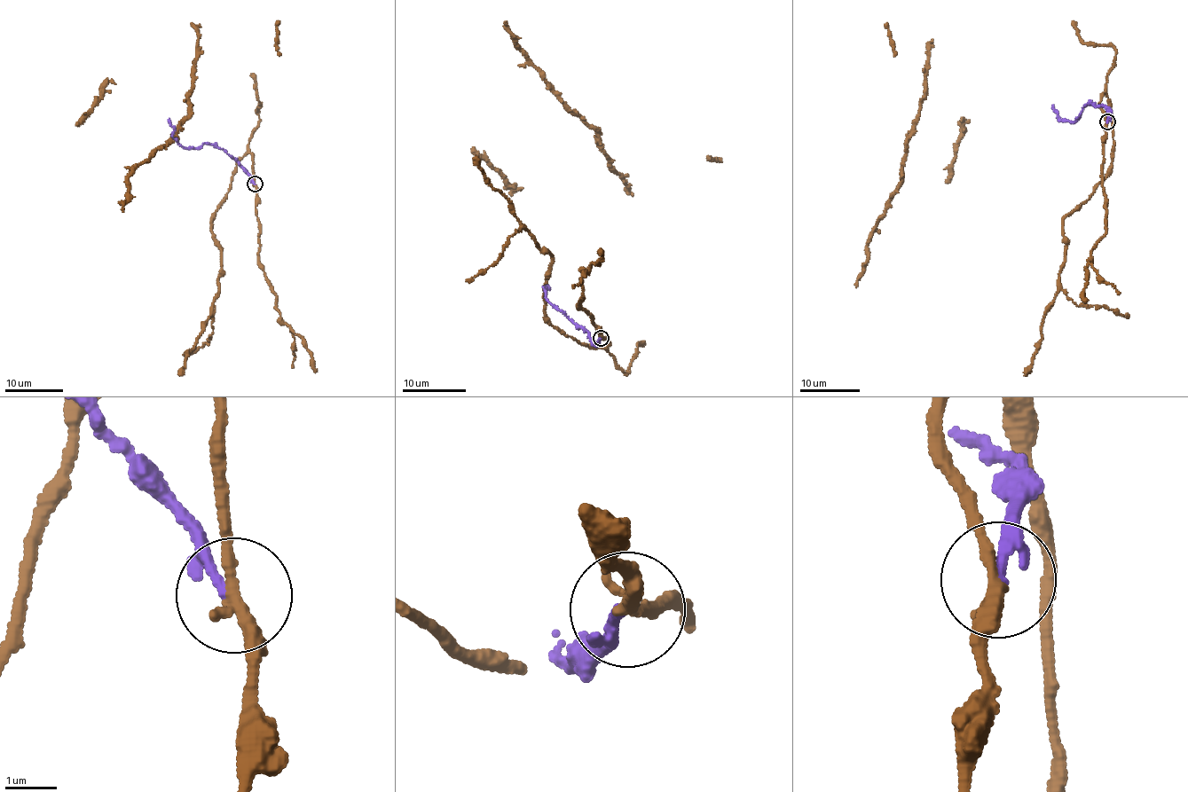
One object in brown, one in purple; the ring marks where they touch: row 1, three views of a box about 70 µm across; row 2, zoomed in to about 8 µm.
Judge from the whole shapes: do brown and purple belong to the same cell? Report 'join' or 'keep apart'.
keep apart

